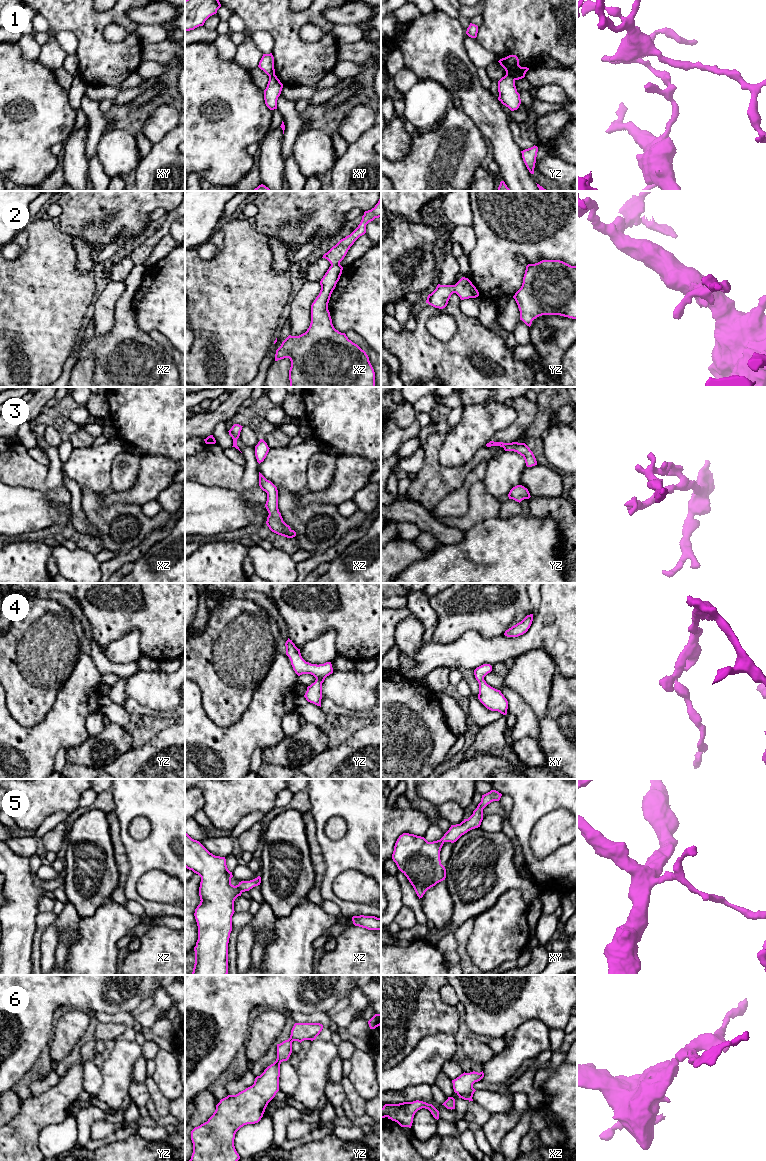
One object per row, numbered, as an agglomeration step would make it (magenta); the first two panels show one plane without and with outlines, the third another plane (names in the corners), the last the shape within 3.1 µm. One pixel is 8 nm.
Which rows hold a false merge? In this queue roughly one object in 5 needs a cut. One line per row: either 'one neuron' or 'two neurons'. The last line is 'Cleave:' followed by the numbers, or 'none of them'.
1: two neurons
2: one neuron
3: one neuron
4: one neuron
5: one neuron
6: one neuron
Cleave: 1

